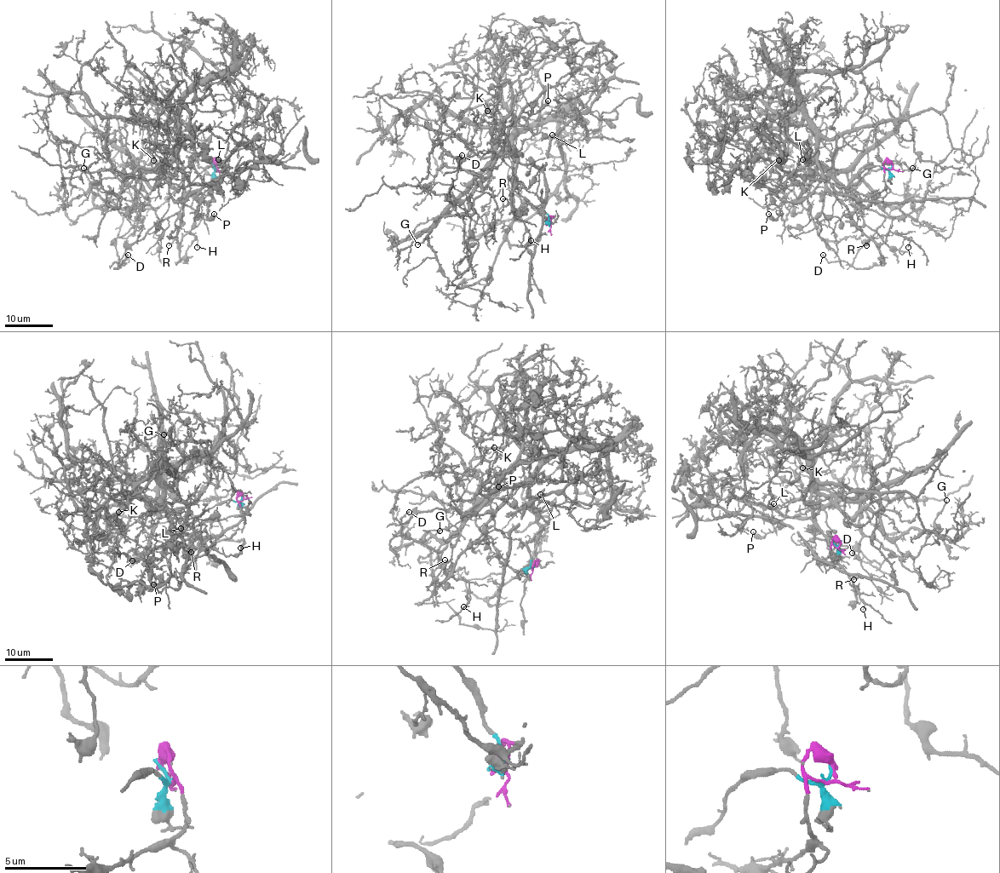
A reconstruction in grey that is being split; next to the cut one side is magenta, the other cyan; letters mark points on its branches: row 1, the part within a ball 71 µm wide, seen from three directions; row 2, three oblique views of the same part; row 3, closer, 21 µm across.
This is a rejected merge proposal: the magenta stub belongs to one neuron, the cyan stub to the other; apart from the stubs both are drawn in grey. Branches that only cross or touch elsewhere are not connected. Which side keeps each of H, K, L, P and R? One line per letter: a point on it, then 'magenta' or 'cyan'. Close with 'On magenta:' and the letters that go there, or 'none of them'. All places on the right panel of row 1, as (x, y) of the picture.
H: place (908, 247); magenta
K: place (778, 160); magenta
L: place (802, 159); magenta
P: place (768, 214); cyan
R: place (866, 245); magenta
On magenta: H, K, L, R

